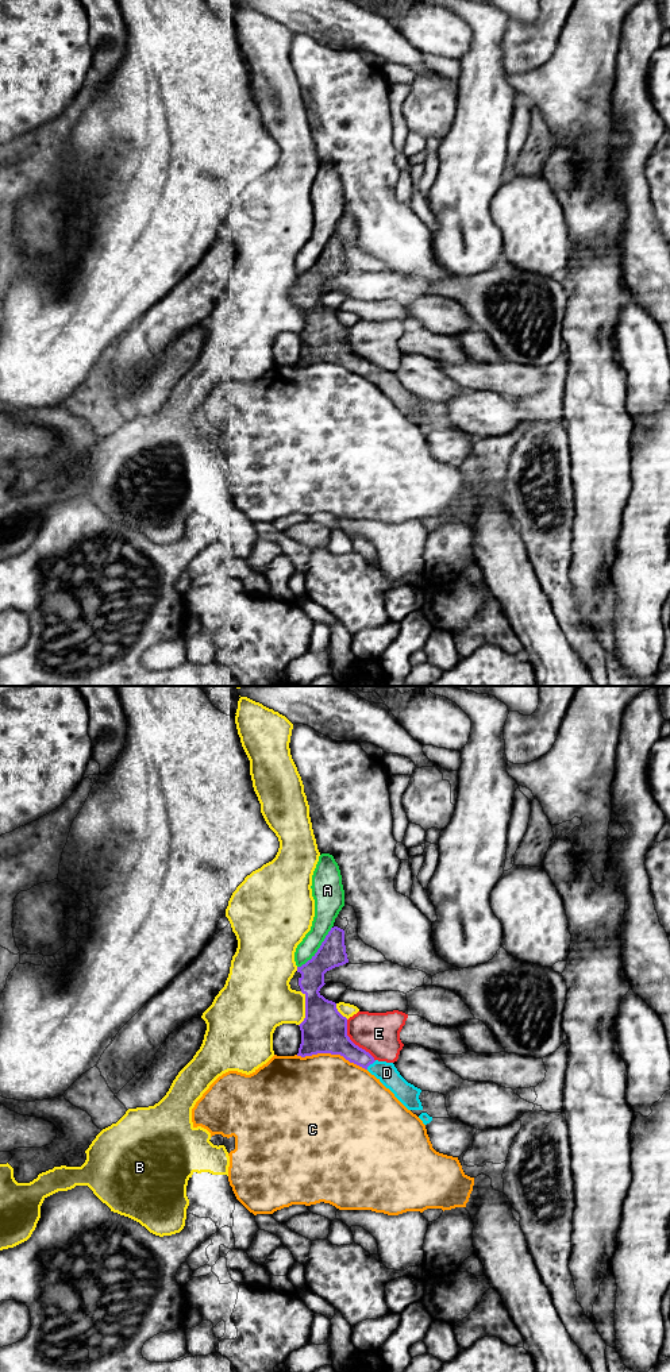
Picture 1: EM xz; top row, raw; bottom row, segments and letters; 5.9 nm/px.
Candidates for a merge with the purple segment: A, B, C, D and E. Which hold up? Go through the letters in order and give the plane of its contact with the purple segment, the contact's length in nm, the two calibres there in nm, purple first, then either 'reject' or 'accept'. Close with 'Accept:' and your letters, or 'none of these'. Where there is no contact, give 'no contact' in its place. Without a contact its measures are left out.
A: xz | 320 nm | 160/140 nm | reject
B: xz | 200 nm | 280/340 nm | reject
C: xz | 440 nm | 280/480 nm | reject
D: xz | 80 nm | 160/120 nm | accept
E: xz | 300 nm | 280/260 nm | reject
Accept: D

